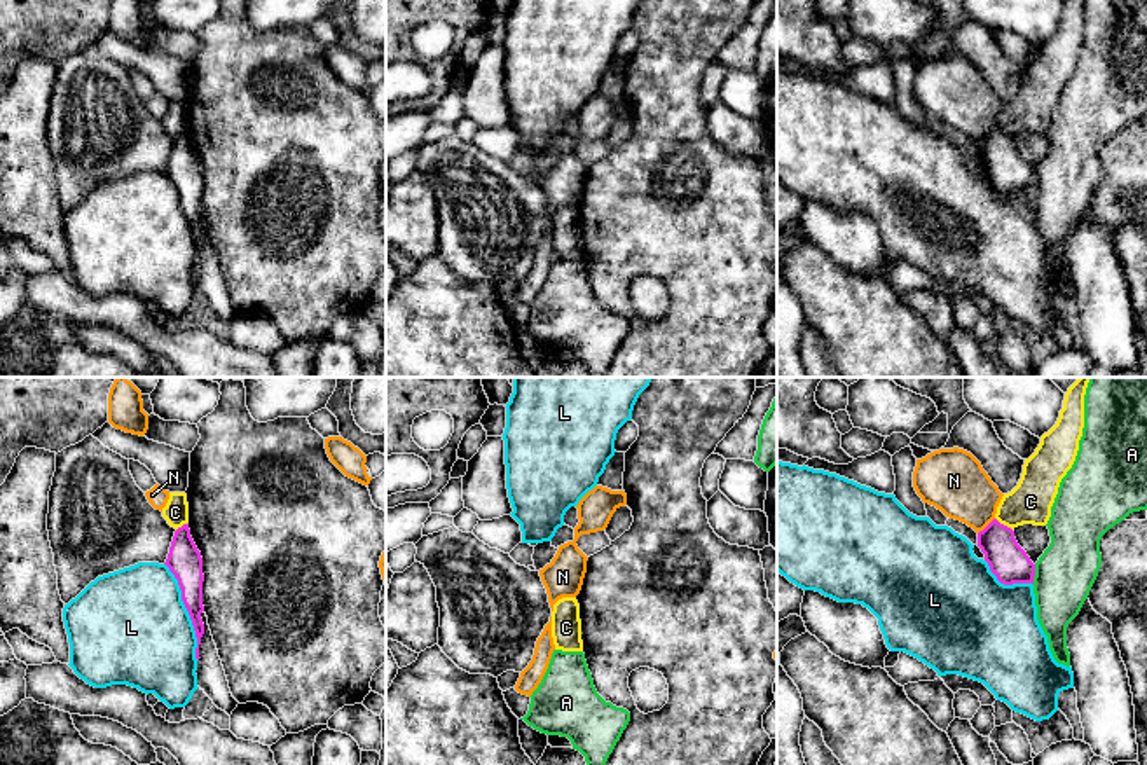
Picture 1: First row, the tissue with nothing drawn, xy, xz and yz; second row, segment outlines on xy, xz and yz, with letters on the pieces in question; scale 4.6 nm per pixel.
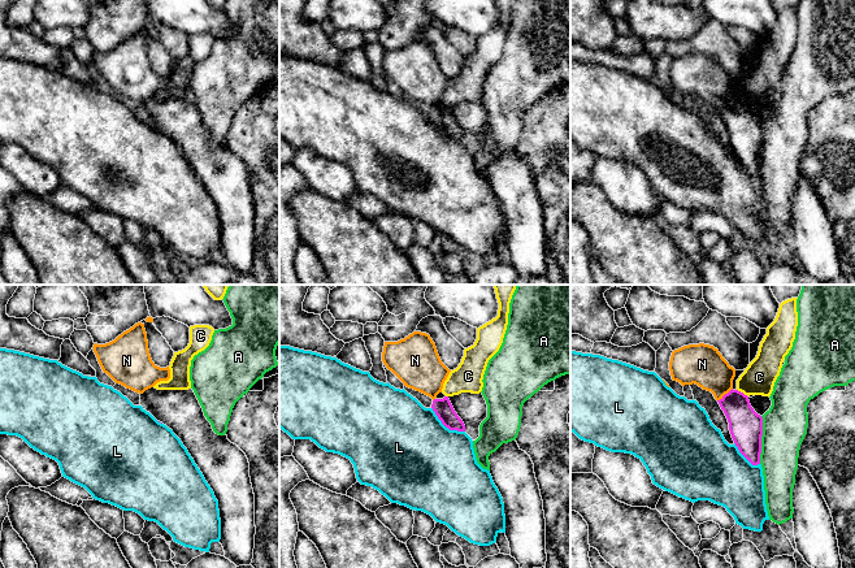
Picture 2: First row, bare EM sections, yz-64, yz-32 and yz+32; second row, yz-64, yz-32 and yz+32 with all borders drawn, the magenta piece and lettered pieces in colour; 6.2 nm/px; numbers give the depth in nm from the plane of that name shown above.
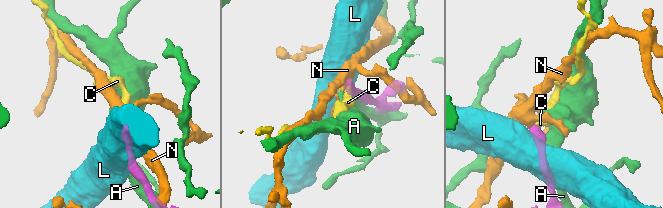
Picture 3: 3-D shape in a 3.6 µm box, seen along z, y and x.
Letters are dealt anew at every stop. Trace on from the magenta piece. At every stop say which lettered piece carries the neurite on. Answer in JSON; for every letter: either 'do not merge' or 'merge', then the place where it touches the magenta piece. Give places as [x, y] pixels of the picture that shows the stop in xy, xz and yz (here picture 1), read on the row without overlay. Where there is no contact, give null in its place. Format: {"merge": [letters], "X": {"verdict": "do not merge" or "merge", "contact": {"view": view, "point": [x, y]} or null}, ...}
{"merge": [], "A": {"verdict": "do not merge", "contact": {"view": "yz", "point": [1034, 184]}}, "C": {"verdict": "do not merge", "contact": {"view": "yz", "point": [1002, 133]}}, "L": {"verdict": "do not merge", "contact": {"view": "xy", "point": [187, 219]}}, "N": {"verdict": "do not merge", "contact": {"view": "yz", "point": [987, 135]}}}

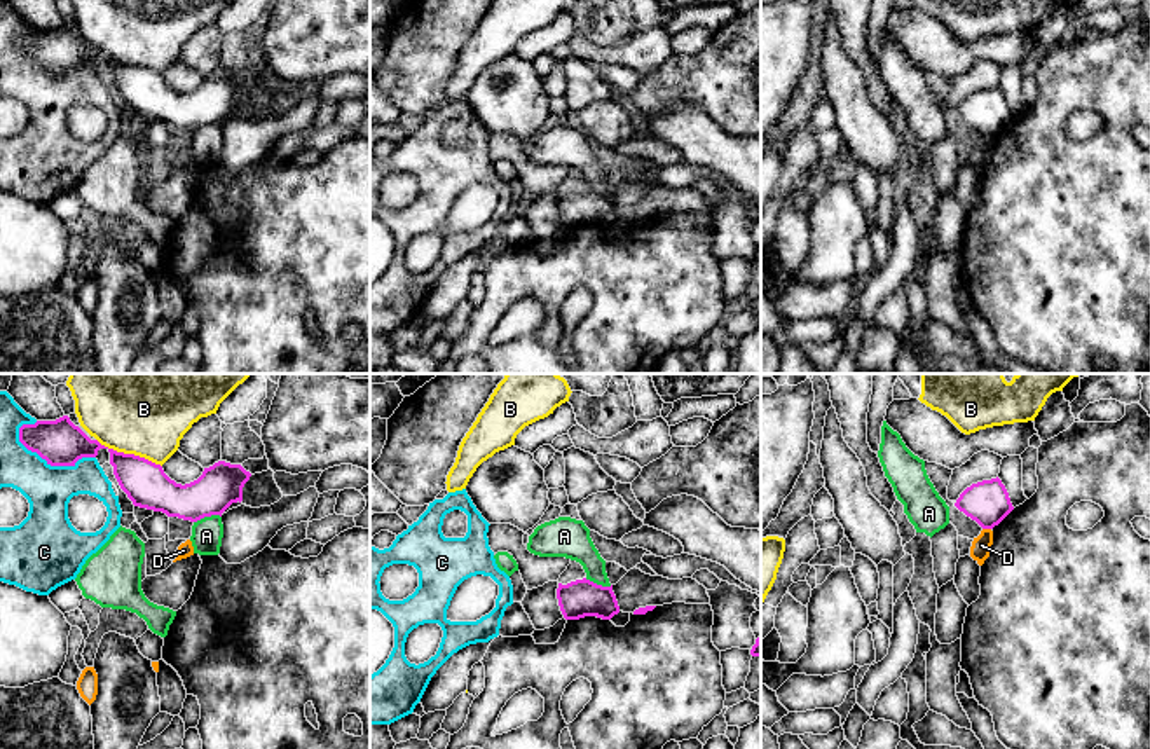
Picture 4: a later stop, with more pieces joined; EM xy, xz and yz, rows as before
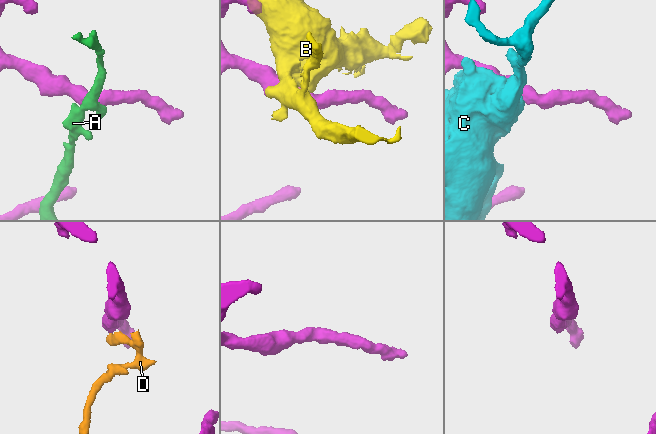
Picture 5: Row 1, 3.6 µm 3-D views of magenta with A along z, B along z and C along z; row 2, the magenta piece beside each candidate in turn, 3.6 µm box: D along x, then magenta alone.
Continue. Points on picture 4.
{"merge": [], "A": {"verdict": "do not merge", "contact": {"view": "xy", "point": [206, 124]}}, "B": {"verdict": "do not merge", "contact": {"view": "xy", "point": [130, 63]}}, "C": {"verdict": "do not merge", "contact": {"view": "xy", "point": [51, 74]}}, "D": {"verdict": "do not merge", "contact": {"view": "yz", "point": [986, 137]}}}

